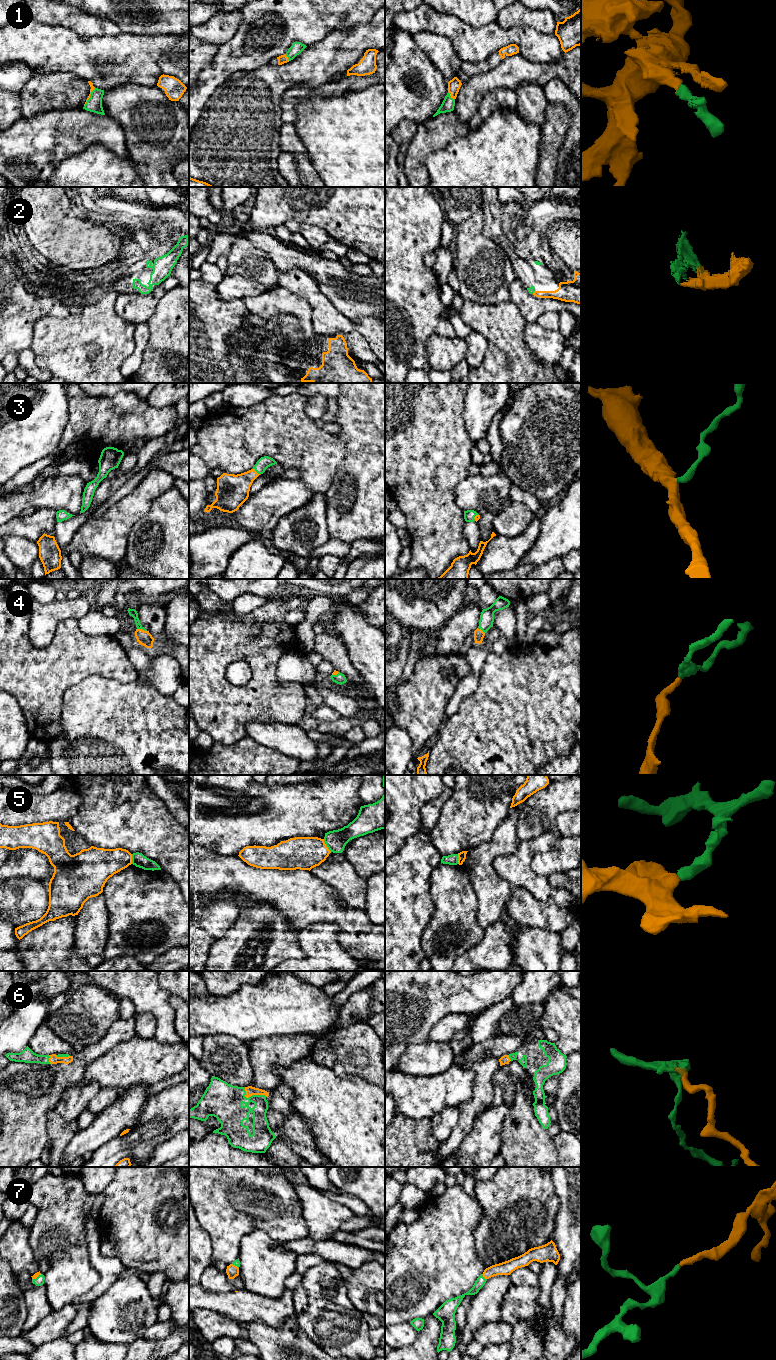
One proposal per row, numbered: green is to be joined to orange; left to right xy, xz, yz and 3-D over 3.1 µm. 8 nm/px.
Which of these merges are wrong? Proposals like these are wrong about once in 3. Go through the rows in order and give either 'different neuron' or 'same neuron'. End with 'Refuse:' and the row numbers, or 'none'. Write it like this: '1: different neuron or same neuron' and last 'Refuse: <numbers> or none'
1: same neuron
2: same neuron
3: same neuron
4: same neuron
5: different neuron
6: same neuron
7: same neuron
Refuse: 5

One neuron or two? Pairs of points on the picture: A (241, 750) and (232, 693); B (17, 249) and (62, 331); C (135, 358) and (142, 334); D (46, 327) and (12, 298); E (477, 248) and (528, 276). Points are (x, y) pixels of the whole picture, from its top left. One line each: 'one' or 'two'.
A: two
B: two
C: one
D: two
E: two

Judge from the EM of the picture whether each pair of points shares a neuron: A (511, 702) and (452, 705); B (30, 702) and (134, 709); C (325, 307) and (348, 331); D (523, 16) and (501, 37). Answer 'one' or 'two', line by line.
A: two
B: two
C: one
D: two

